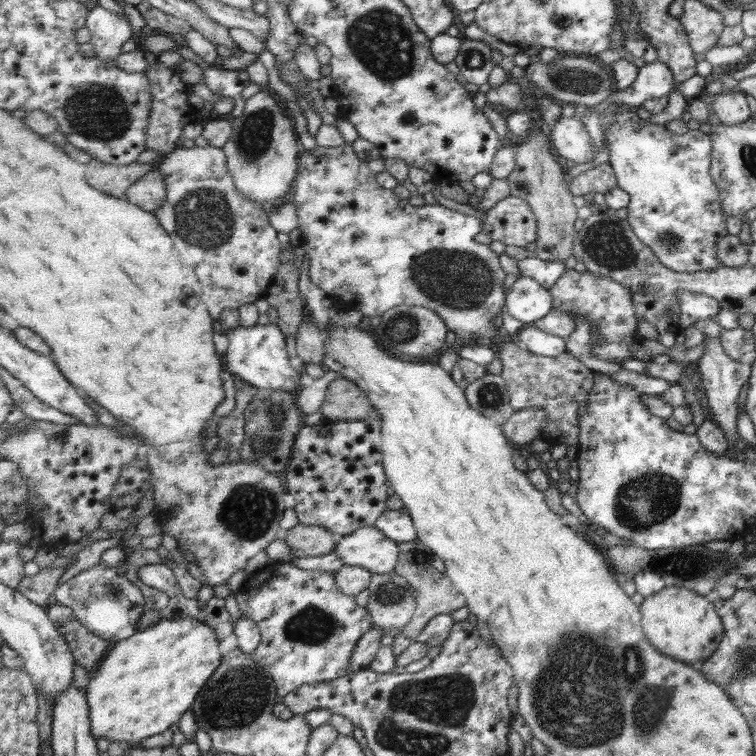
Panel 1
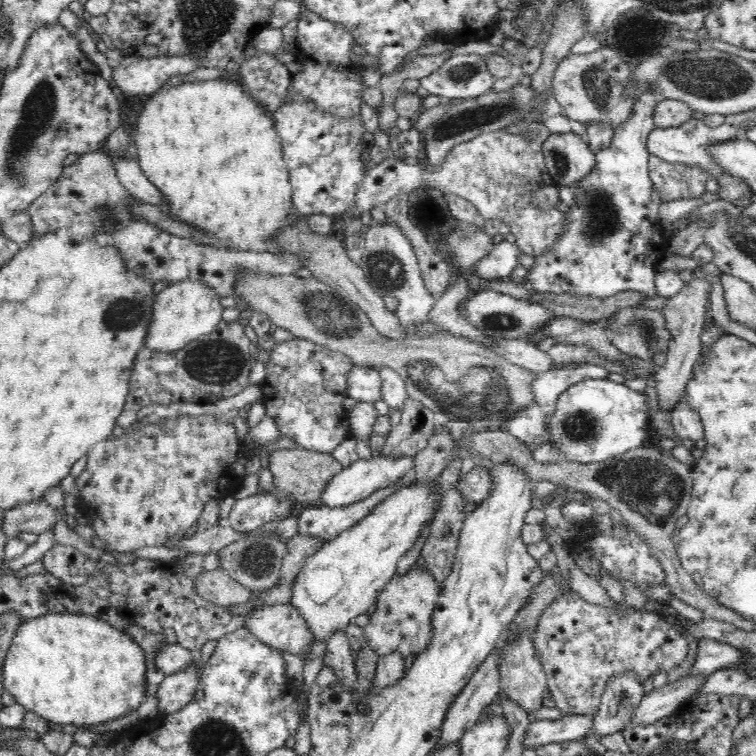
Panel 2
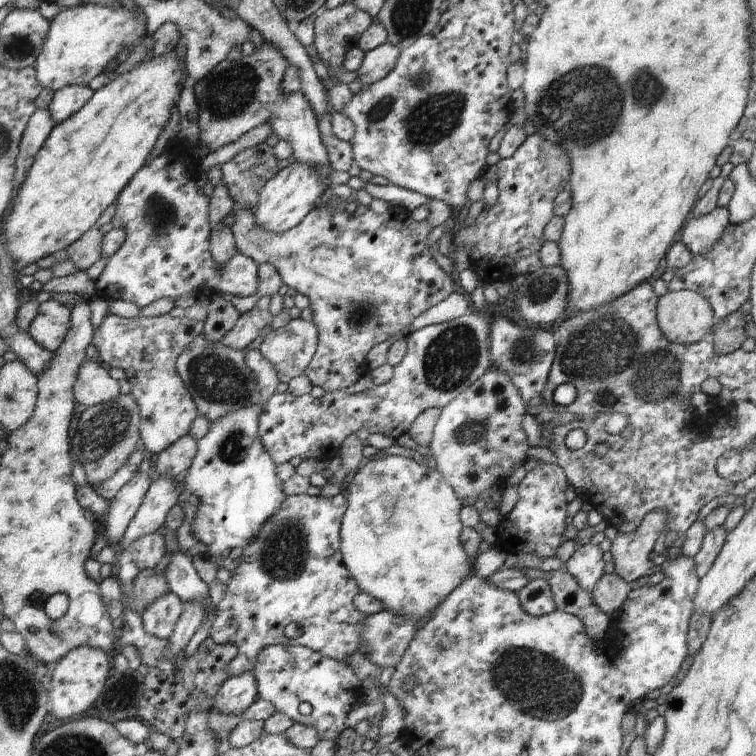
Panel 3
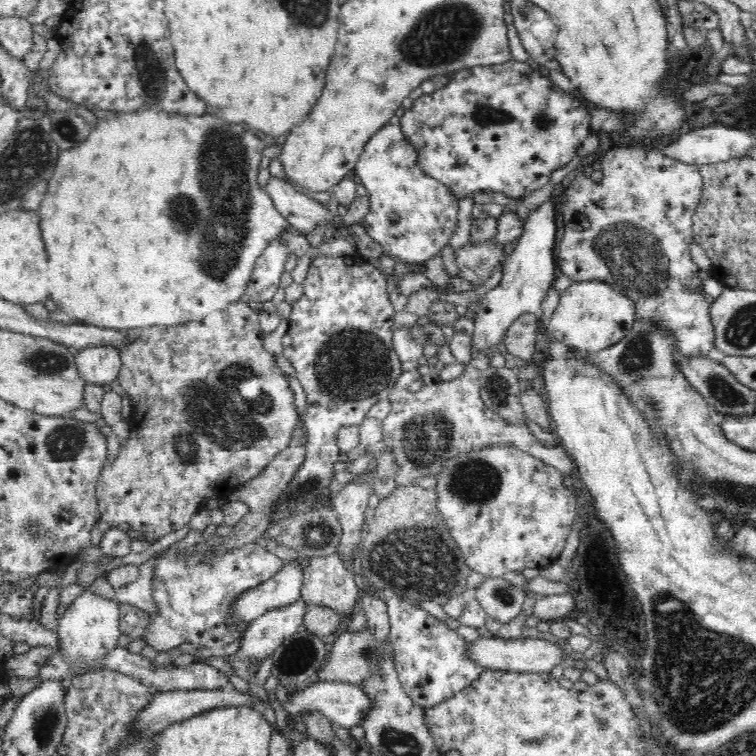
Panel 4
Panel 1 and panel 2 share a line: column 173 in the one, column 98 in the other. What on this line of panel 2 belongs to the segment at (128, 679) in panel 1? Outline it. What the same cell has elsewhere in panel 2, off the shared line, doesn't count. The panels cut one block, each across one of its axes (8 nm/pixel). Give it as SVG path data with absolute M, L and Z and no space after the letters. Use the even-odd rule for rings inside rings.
M46 614L36 620L22 620L14 642L8 650L4 662L4 686L18 704L22 704L28 712L54 722L74 726L96 726L108 720L122 718L126 714L136 712L142 702L146 702L146 654L142 646L138 646L128 634L118 632L110 624L92 618L92 616L76 616L76 614Z

